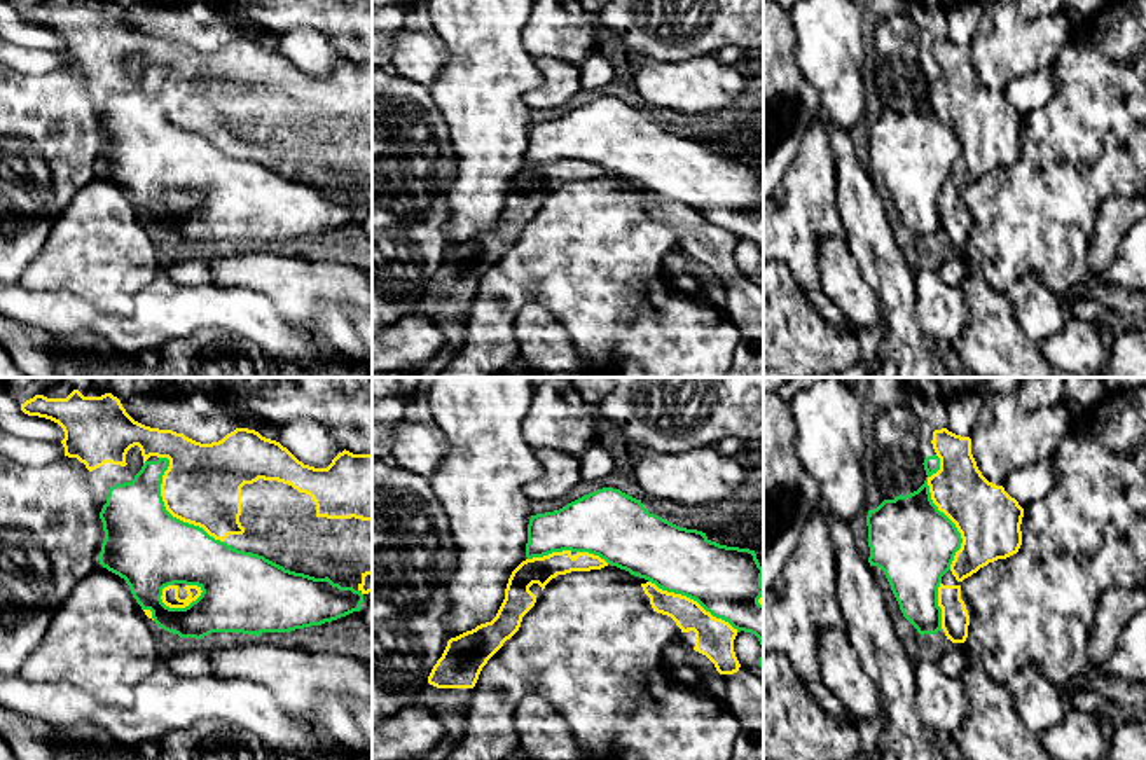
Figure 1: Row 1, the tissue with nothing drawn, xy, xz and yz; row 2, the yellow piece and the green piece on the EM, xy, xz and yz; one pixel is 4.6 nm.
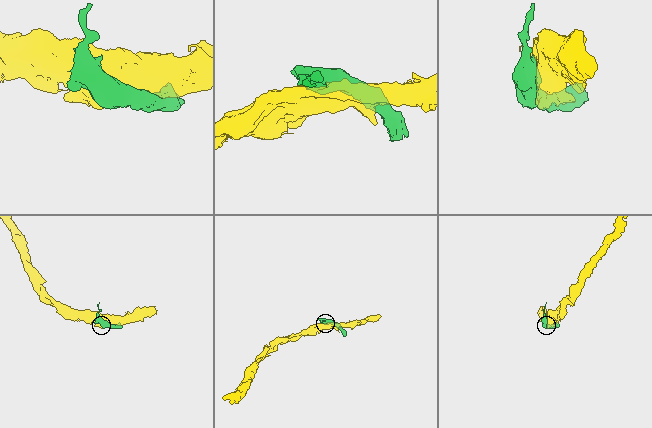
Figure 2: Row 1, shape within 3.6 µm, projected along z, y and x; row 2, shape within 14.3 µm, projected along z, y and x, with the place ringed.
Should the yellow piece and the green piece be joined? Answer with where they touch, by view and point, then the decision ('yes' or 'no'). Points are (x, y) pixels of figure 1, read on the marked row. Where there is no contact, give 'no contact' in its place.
contact yz (942, 511); no

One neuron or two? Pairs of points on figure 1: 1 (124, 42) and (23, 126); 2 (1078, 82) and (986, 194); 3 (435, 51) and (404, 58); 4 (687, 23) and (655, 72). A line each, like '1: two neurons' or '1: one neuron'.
1: two neurons
2: one neuron
3: one neuron
4: two neurons

